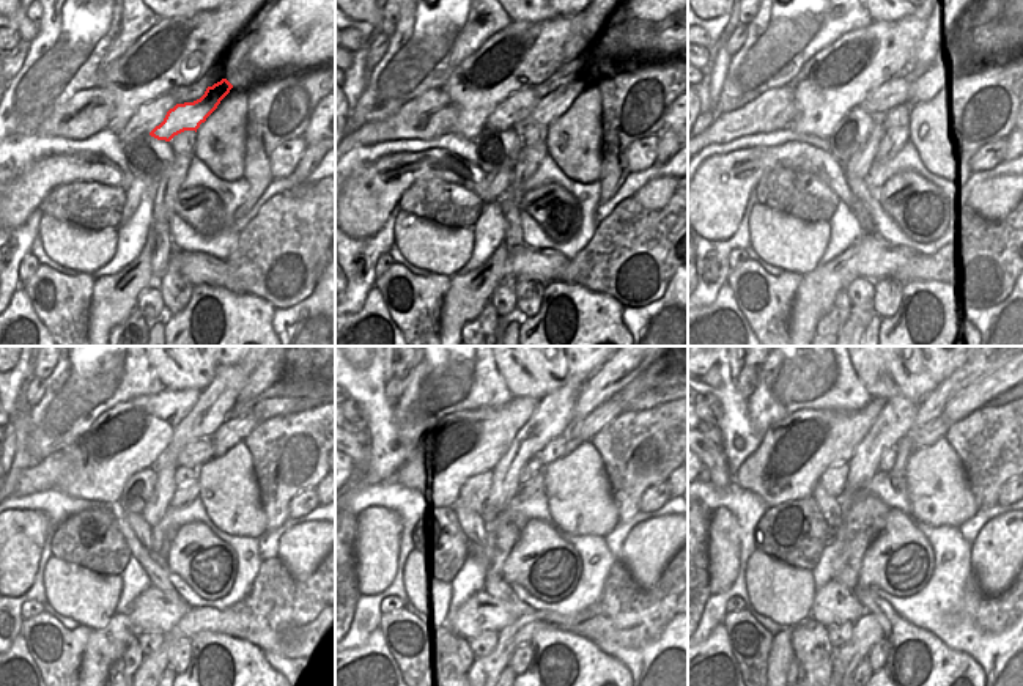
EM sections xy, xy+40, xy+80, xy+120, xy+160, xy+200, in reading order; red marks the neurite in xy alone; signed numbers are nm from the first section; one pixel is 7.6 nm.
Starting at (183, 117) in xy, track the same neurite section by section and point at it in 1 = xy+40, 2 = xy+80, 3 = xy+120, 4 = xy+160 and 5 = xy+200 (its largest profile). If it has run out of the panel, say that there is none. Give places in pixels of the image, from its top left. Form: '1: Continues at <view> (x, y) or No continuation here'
1: Continues at xy+40 (587, 76)
2: Continues at xy+80 (941, 74)
3: Continues at xy+120 (235, 428)
4: Continues at xy+160 (584, 430)
5: Continues at xy+200 (987, 387)

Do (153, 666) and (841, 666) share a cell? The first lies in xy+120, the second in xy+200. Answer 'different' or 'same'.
same

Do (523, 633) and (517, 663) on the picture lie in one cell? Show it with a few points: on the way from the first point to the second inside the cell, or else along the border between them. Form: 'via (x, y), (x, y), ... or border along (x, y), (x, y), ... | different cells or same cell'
border along (531, 639), (515, 650), (507, 664) | different cells

